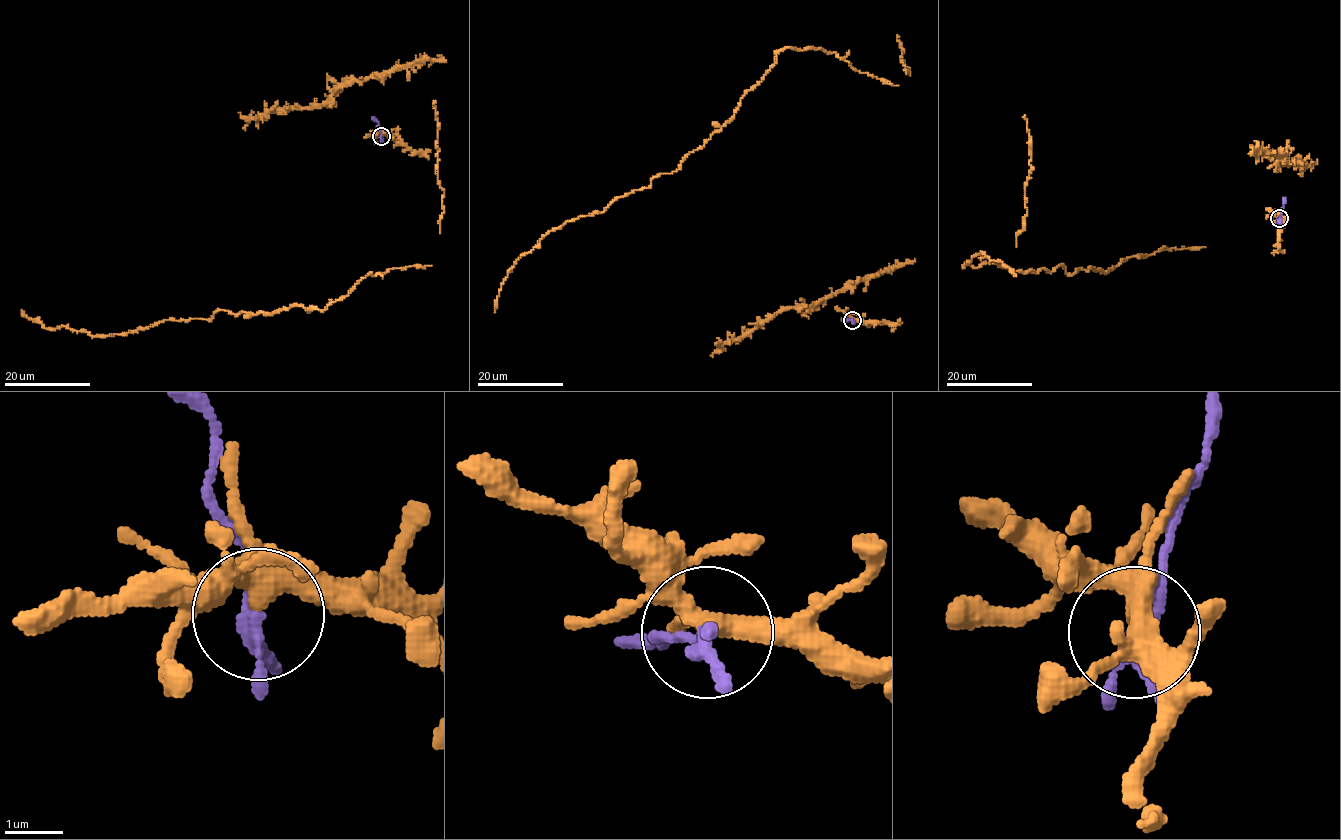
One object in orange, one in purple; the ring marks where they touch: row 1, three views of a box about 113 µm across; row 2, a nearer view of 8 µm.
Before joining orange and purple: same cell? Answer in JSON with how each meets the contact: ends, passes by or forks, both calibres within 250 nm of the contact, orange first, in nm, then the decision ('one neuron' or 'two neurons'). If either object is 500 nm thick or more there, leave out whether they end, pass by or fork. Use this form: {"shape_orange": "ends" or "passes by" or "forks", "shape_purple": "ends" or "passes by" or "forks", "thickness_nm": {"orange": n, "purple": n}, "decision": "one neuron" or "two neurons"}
{"shape_orange": "forks", "shape_purple": "forks", "thickness_nm": {"orange": 320, "purple": 150}, "decision": "two neurons"}

